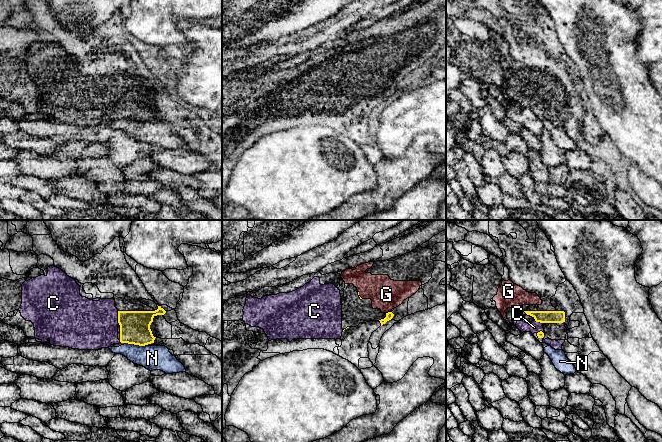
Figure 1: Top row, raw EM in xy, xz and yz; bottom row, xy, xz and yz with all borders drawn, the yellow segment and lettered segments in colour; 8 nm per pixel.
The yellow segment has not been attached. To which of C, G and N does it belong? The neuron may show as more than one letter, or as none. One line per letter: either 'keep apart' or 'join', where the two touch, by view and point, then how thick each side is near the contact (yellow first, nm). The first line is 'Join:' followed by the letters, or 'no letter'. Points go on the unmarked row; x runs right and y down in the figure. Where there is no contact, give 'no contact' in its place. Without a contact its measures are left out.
Join: C, G
C: join | yz (540, 98) | 100/100 nm
G: join | xz (388, 88) | 60/260 nm
N: keep apart | xy (135, 120) | 240/190 nm

